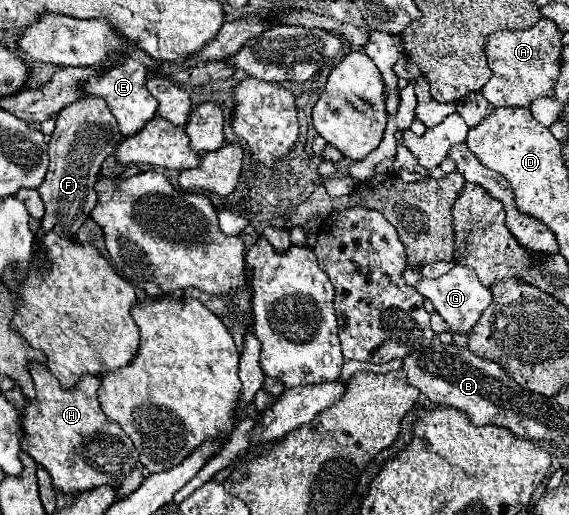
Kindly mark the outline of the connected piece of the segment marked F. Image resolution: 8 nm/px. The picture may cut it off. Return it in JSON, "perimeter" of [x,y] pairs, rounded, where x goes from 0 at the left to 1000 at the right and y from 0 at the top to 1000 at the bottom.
{"perimeter":[[[174,188],[139,192],[128,204],[107,212],[97,235],[97,254],[86,274],[86,328],[76,355],[65,363],[76,394],[79,417],[65,437],[62,464],[69,476],[69,526],[86,526],[90,507],[79,499],[79,480],[72,460],[83,452],[100,452],[104,460],[132,460],[139,441],[160,417],[160,406],[170,394],[167,348],[174,340],[178,317],[199,297],[202,282],[213,274],[213,258],[202,227],[195,223],[185,196]]]}

